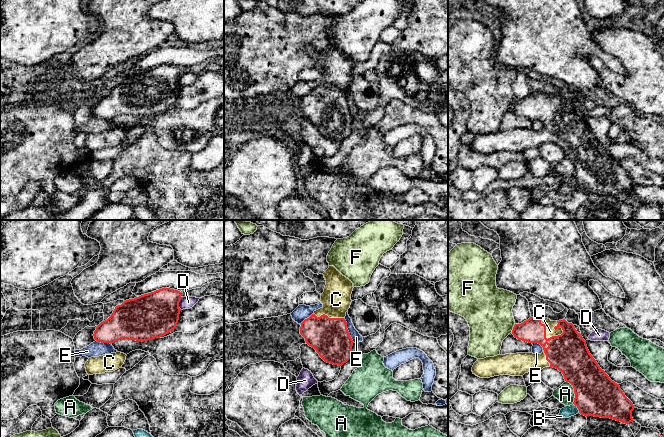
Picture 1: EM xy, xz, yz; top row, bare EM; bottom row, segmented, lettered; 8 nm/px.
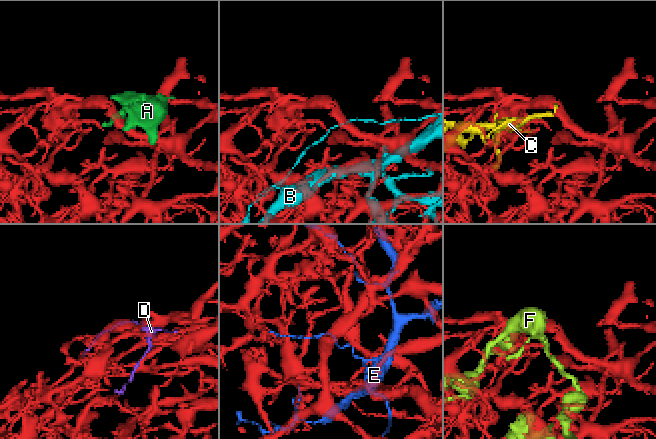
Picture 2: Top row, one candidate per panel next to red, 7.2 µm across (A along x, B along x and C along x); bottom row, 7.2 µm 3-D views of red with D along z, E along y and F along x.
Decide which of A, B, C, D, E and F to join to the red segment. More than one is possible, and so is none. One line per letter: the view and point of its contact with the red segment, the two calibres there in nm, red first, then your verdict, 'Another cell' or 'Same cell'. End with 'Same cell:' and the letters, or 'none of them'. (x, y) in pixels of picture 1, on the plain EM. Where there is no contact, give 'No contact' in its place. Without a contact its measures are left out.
A: Touches red at yz (574, 167). Thickness 340 nm (red) against 150 nm. Another cell
B: Touches red at yz (577, 183). Thickness 340 nm (red) against 90 nm. Another cell
C: Touches red at yz (545, 111). Thickness 320 nm (red) against 80 nm. Same cell
D: Touches red at xy (178, 79). Thickness 360 nm (red) against 100 nm. Another cell
E: Touches red at xz (347, 106). Thickness 300 nm (red) against 80 nm. Another cell
F: Touches red at yz (513, 104). Thickness 190 nm (red) against 380 nm. Another cell
Same cell: C

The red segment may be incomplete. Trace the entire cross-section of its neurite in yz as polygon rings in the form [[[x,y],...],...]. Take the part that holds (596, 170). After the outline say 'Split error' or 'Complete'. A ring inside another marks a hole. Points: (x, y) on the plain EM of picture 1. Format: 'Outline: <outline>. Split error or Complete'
Outline: [[[535,92],[521,100],[515,100],[512,110],[518,116],[540,120],[543,128],[538,131],[516,129],[478,135],[472,143],[473,150],[480,154],[499,151],[523,152],[528,148],[540,148],[543,144],[550,142],[558,145],[563,150],[565,157],[573,162],[575,169],[573,180],[581,191],[610,194],[627,201],[634,197],[632,194],[632,187],[635,184],[633,179],[625,172],[619,160],[612,157],[600,144],[590,130],[586,117],[572,99],[568,99],[565,95],[551,97],[545,93]]]. Split error

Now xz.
Outline: [[[329,42],[323,51],[326,56],[324,68],[321,70],[320,76],[323,83],[314,87],[309,94],[301,99],[300,110],[305,114],[306,119],[314,124],[325,138],[342,142],[352,133],[354,118],[344,94],[352,78],[351,70],[354,63],[353,59],[334,42]]]. Split error

